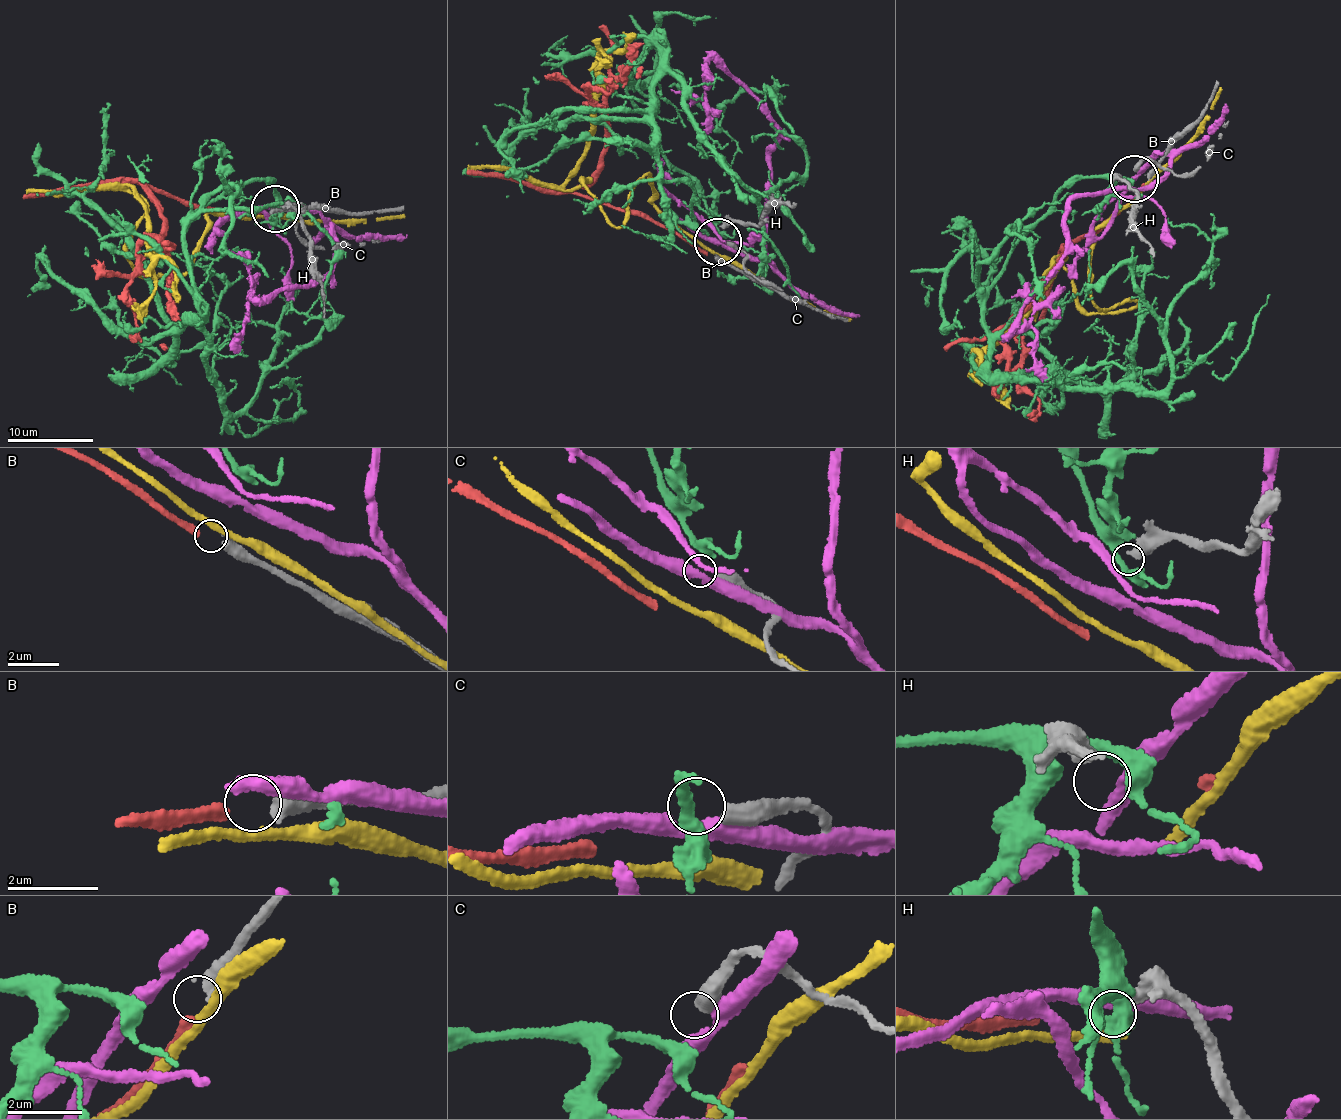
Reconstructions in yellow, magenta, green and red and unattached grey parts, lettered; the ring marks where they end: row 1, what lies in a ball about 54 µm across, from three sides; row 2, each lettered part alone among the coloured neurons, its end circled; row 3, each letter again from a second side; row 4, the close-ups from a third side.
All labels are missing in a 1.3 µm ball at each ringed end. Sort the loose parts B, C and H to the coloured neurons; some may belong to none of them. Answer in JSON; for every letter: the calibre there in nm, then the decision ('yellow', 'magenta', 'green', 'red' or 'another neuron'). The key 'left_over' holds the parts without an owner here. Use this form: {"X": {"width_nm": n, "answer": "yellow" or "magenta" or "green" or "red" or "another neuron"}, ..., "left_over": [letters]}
{"B": {"width_nm": 460, "answer": "red"}, "C": {"width_nm": 400, "answer": "another neuron"}, "H": {"width_nm": 320, "answer": "another neuron"}, "left_over": ["C", "H"]}

